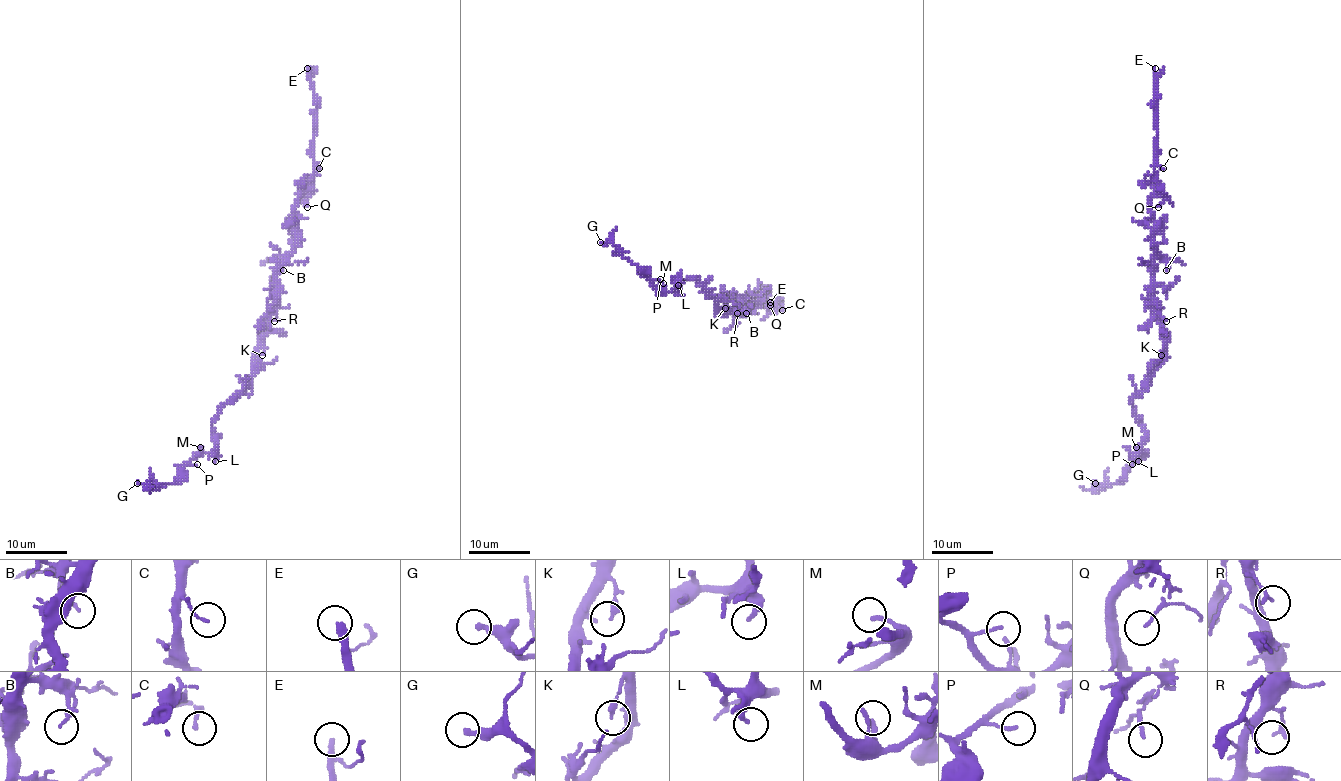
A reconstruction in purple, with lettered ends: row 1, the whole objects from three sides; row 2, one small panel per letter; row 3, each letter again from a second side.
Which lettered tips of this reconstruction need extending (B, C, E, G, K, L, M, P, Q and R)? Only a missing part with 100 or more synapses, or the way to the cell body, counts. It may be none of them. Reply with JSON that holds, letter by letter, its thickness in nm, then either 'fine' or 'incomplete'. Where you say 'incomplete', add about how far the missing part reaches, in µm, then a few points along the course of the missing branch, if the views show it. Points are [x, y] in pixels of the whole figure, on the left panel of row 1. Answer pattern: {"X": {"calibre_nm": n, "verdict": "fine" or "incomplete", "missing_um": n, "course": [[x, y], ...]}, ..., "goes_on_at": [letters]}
{"B": {"calibre_nm": 140, "verdict": "fine"}, "C": {"calibre_nm": 110, "verdict": "fine"}, "E": {"calibre_nm": 220, "verdict": "incomplete", "missing_um": 90}, "G": {"calibre_nm": 280, "verdict": "fine"}, "K": {"calibre_nm": 240, "verdict": "fine"}, "L": {"calibre_nm": 240, "verdict": "fine"}, "M": {"calibre_nm": 170, "verdict": "fine"}, "P": {"calibre_nm": 120, "verdict": "fine"}, "Q": {"calibre_nm": 130, "verdict": "fine"}, "R": {"calibre_nm": 150, "verdict": "fine"}, "goes_on_at": ["E"]}

